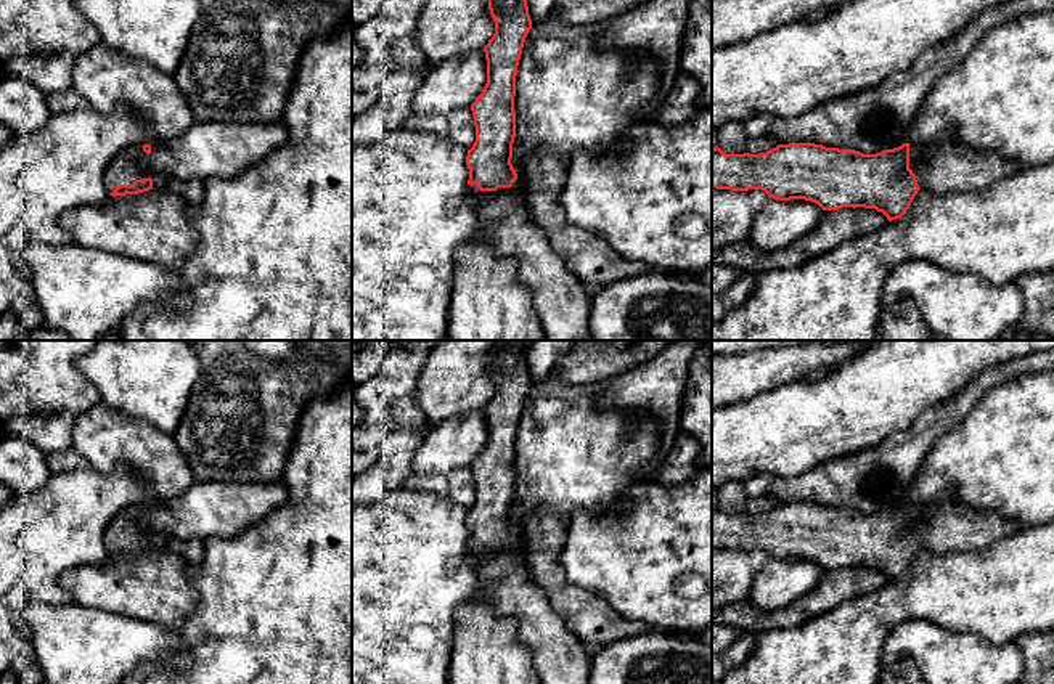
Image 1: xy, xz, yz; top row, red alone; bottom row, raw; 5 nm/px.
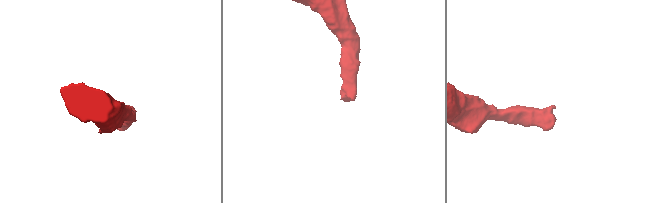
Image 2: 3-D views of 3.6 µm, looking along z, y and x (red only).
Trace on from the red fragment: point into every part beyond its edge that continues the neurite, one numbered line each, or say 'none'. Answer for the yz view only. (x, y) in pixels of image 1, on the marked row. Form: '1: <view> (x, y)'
1: yz (950, 167)

